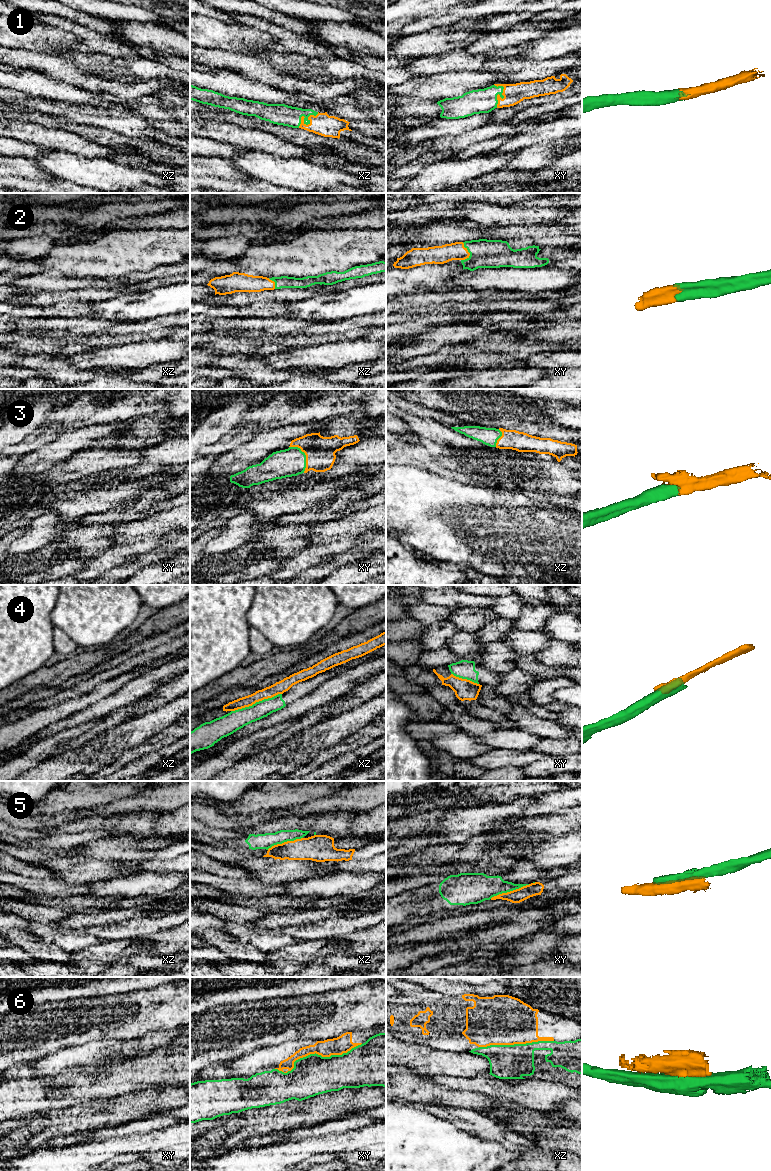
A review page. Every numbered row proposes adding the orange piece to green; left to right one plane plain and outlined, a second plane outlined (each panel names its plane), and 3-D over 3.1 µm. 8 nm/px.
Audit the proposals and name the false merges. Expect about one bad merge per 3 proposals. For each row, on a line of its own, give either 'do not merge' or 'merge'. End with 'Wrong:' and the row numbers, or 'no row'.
1: merge
2: merge
3: merge
4: do not merge
5: do not merge
6: do not merge
Wrong: 4, 5, 6

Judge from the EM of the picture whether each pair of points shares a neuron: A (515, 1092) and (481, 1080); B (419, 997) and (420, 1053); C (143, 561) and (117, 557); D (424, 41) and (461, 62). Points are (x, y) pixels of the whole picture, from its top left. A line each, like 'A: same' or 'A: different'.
A: same
B: different
C: different
D: different

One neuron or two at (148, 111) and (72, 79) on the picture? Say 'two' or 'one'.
one

